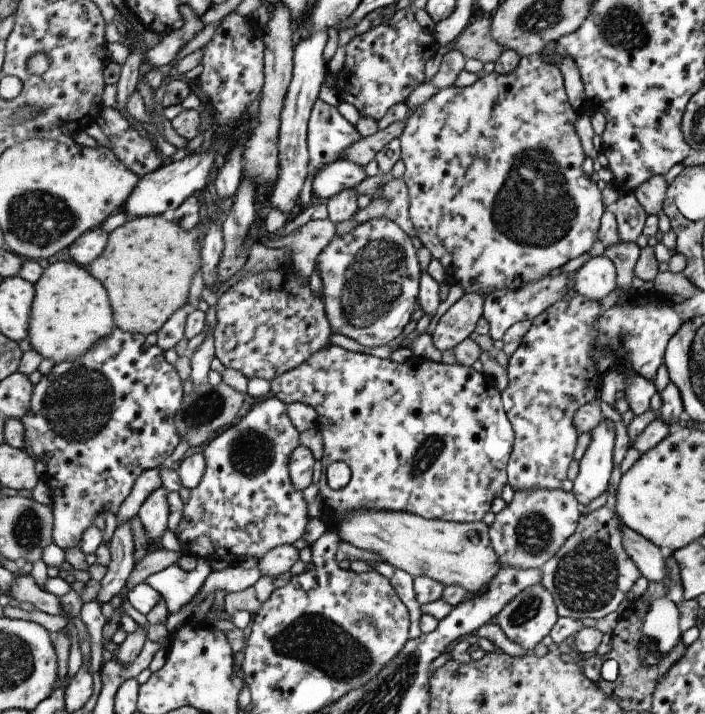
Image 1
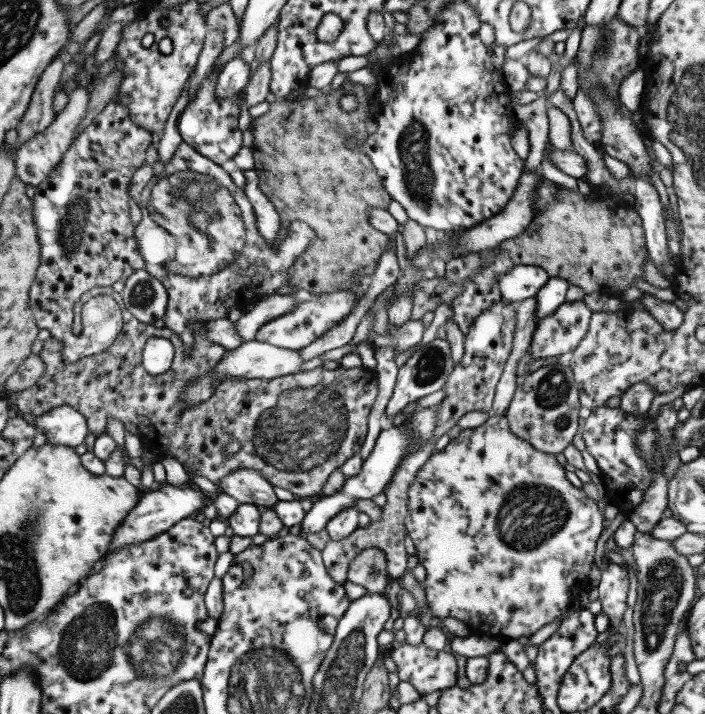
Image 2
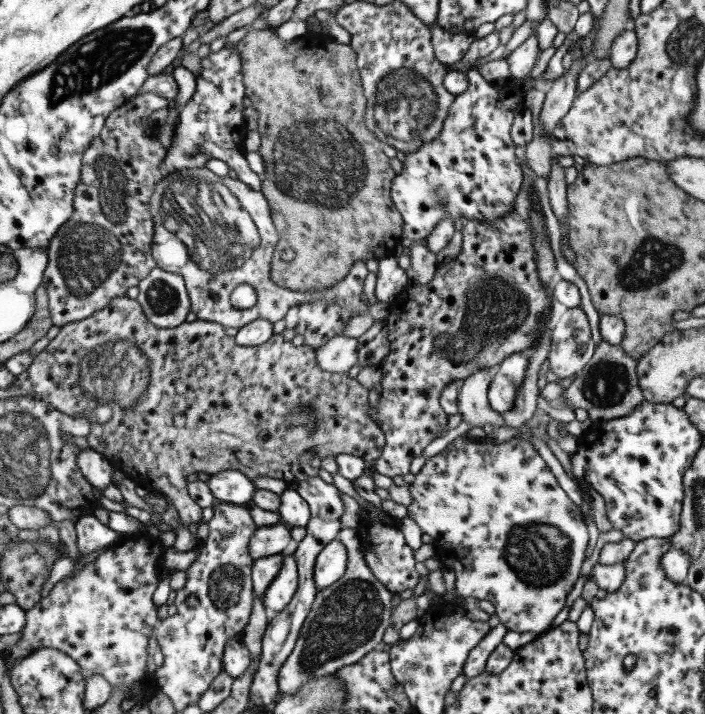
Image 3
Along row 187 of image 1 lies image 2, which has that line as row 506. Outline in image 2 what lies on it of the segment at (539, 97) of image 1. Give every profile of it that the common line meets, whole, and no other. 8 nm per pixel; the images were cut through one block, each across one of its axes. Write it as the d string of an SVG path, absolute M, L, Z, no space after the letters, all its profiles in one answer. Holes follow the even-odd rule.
M491 414L490 418L488 418L484 424L476 428L462 429L456 438L450 439L449 443L442 449L442 451L435 450L432 455L430 455L430 458L428 458L428 462L416 473L416 477L414 477L414 480L410 483L409 489L407 490L407 496L408 508L404 524L406 524L407 534L414 542L418 562L426 569L426 580L423 582L423 588L426 592L426 600L428 600L428 608L430 608L431 617L433 617L431 622L440 623L444 618L458 618L458 620L462 620L462 622L469 625L473 634L476 635L490 635L501 640L505 638L518 638L520 636L532 637L533 634L544 627L544 625L549 625L554 619L564 615L564 613L570 609L572 602L576 600L576 598L579 598L582 593L589 590L587 585L588 575L590 573L590 568L594 563L598 538L600 538L602 531L606 529L605 518L600 514L597 502L592 500L592 498L588 498L582 488L577 488L568 481L565 469L558 463L558 461L556 461L555 454L542 452L532 446L530 441L516 436L516 433L512 433L510 425L508 425L508 419L505 415Z

